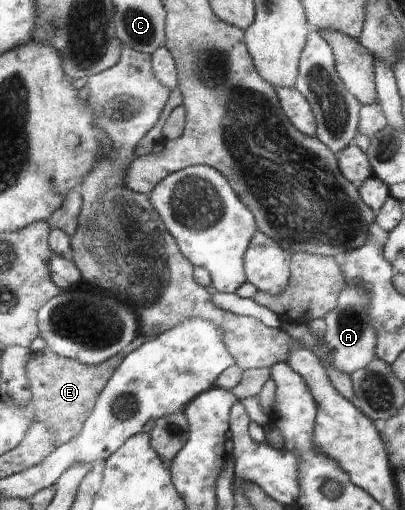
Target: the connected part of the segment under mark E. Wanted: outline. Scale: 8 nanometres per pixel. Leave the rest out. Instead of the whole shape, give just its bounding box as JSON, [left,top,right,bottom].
[26,347,122,445]

